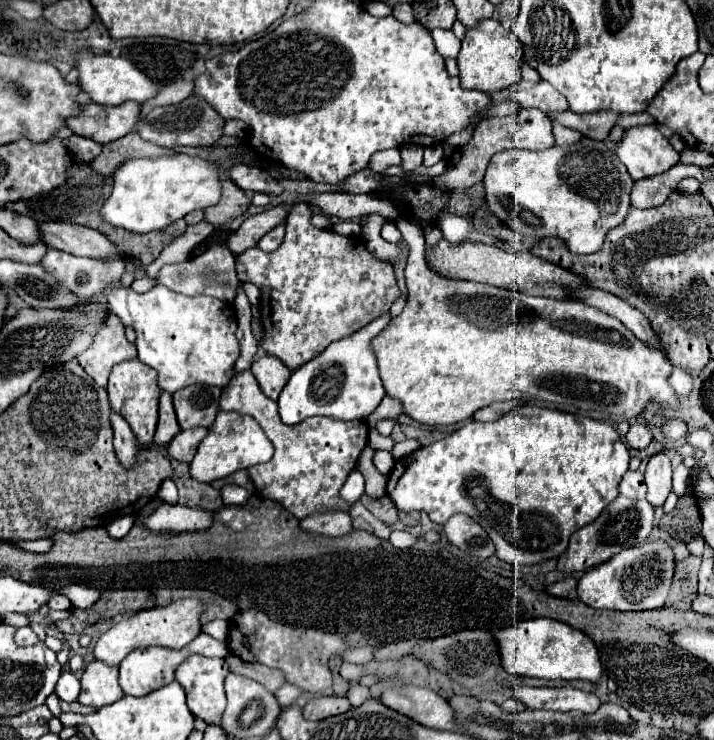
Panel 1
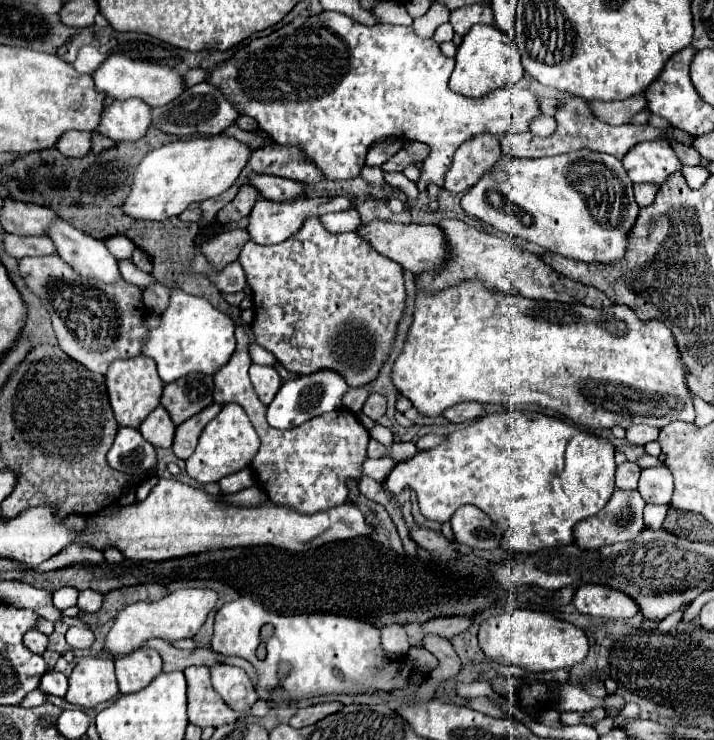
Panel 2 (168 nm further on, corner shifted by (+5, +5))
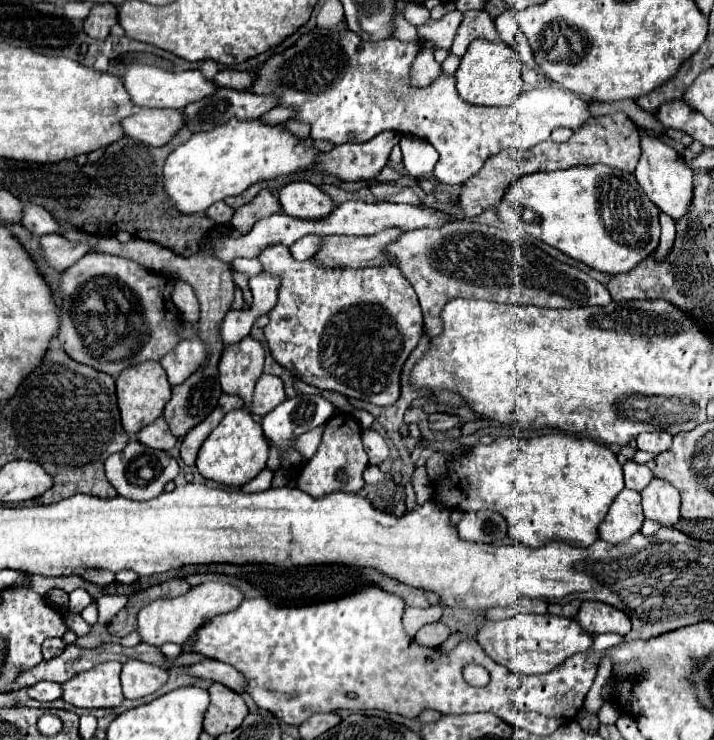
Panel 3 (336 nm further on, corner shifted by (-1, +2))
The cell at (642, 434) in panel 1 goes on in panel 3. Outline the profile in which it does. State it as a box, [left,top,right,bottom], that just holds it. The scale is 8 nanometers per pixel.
[637,432,671,454]

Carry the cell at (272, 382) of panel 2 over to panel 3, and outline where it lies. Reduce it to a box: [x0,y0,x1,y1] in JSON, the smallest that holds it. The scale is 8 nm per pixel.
[253,374,287,416]

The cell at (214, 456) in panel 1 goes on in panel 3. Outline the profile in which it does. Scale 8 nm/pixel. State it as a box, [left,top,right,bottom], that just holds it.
[197,408,269,486]

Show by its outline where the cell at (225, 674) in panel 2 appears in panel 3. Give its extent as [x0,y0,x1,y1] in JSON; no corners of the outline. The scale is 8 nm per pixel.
[187,660,245,694]

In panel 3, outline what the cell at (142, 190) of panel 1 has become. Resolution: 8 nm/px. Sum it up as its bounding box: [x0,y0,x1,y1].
[163,118,319,214]

